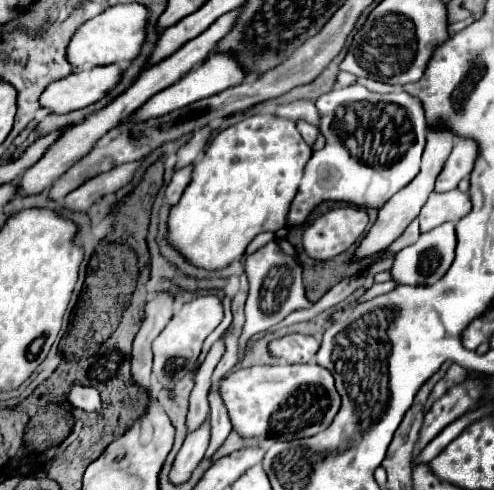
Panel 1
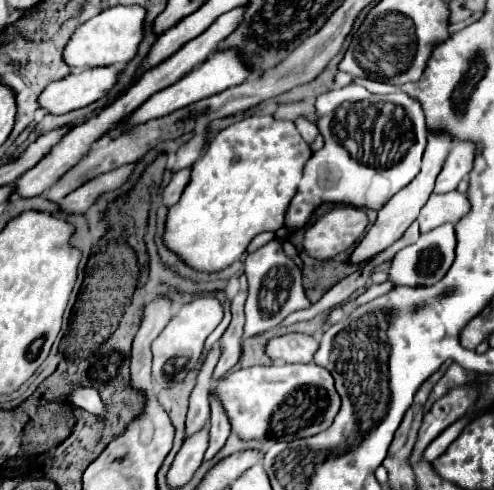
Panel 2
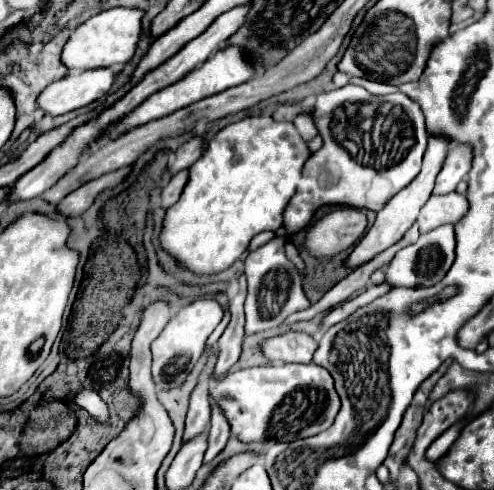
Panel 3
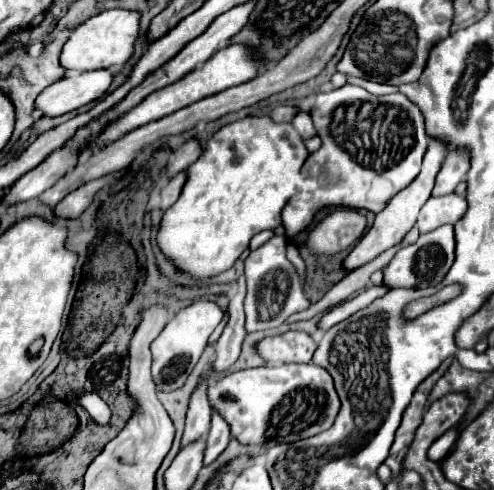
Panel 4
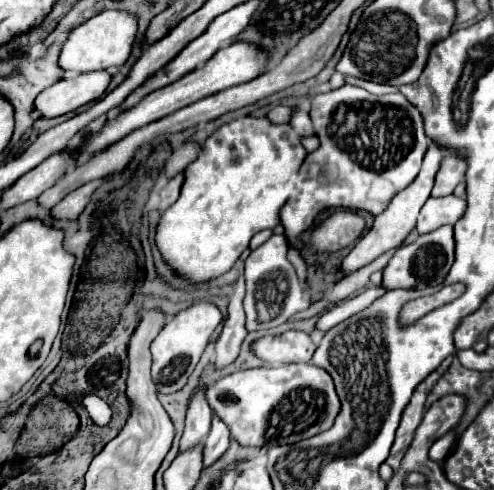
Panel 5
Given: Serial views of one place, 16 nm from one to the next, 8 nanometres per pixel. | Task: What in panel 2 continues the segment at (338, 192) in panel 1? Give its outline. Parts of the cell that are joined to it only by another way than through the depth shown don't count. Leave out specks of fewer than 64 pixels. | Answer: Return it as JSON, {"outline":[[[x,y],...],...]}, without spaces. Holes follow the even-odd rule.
{"outline":[[[348,84],[340,90],[320,94],[314,108],[324,146],[304,166],[296,196],[286,212],[288,232],[304,228],[312,212],[326,202],[380,210],[398,190],[416,178],[426,148],[428,130],[424,112],[402,90],[380,96],[370,94],[364,86]]]}

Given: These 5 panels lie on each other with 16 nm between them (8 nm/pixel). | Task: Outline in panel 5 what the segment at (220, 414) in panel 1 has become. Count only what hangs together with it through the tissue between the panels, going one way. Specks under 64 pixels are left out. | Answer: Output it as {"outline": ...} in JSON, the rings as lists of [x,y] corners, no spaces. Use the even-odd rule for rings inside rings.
{"outline":[[[216,416],[212,418],[212,430],[208,434],[208,438],[204,440],[204,452],[202,452],[202,460],[204,460],[204,468],[212,466],[230,446],[230,436],[228,436],[228,428],[224,428],[224,424],[220,424],[220,420],[216,420]]]}

